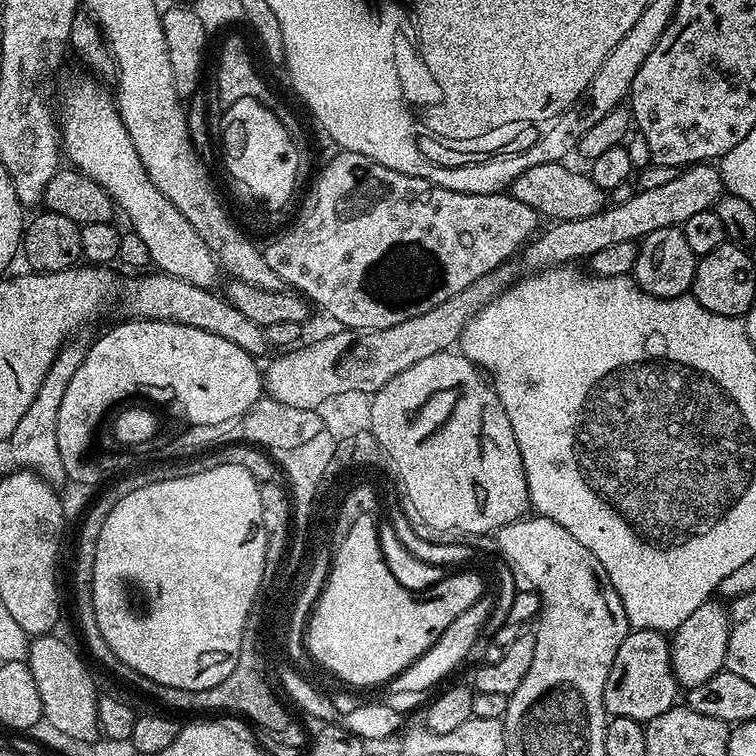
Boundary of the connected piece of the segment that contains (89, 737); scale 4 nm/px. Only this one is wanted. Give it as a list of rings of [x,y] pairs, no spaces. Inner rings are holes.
[[[52,635],[35,637],[28,645],[26,663],[30,674],[34,674],[34,686],[38,686],[38,698],[42,698],[43,719],[50,722],[50,726],[62,730],[67,737],[82,739],[84,742],[94,742],[101,739],[100,723],[98,722],[98,691],[88,668],[84,665],[85,657],[75,652],[73,645],[66,641],[59,641]]]

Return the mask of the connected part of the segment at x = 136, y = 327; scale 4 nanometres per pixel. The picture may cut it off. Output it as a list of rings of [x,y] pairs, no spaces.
[[[135,318],[119,322],[89,343],[86,358],[74,370],[74,378],[70,378],[58,410],[58,451],[69,481],[91,482],[94,469],[84,464],[88,432],[95,432],[92,424],[96,424],[100,412],[112,400],[120,400],[120,396],[141,392],[151,400],[167,402],[173,410],[188,416],[190,425],[230,422],[230,418],[238,418],[250,410],[262,396],[261,365],[256,365],[257,357],[242,350],[242,346],[178,322]]]

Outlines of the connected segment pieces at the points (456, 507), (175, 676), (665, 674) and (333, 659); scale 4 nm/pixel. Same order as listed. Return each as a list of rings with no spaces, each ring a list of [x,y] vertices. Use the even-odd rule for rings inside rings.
[[[456,350],[430,354],[430,358],[422,358],[422,362],[414,362],[410,370],[402,370],[402,374],[394,374],[390,382],[386,382],[372,397],[370,428],[373,438],[380,443],[385,454],[392,460],[396,468],[399,487],[404,487],[404,496],[416,516],[425,524],[425,529],[468,534],[495,534],[510,522],[521,519],[529,511],[528,487],[526,486],[526,470],[522,466],[522,454],[518,450],[518,442],[514,438],[514,430],[510,426],[510,418],[506,418],[506,410],[492,388],[491,383],[482,375],[472,361]]]
[[[214,466],[201,472],[189,471],[189,476],[169,475],[163,480],[155,480],[153,484],[134,490],[134,494],[126,494],[110,514],[106,514],[106,522],[102,522],[102,534],[98,534],[98,542],[94,550],[94,570],[92,571],[92,609],[98,622],[98,630],[102,630],[102,638],[106,638],[106,646],[114,650],[114,654],[123,664],[130,666],[138,674],[150,678],[150,682],[158,682],[162,686],[174,686],[178,690],[206,690],[210,686],[218,686],[234,670],[238,662],[239,646],[242,645],[244,627],[252,604],[260,593],[263,572],[266,565],[266,546],[268,531],[262,522],[262,498],[260,485],[242,466]]]
[[[649,628],[629,631],[622,646],[618,646],[618,654],[614,654],[614,662],[608,671],[604,691],[605,713],[609,717],[621,716],[647,722],[677,703],[676,692],[678,685],[672,669],[669,637]]]
[[[375,515],[358,517],[353,526],[350,527],[349,533],[342,538],[342,544],[338,546],[332,560],[331,571],[326,577],[322,602],[319,603],[318,610],[315,611],[309,622],[313,626],[311,628],[312,648],[314,649],[312,660],[319,666],[321,664],[326,671],[333,672],[338,679],[345,680],[348,684],[357,684],[360,688],[368,688],[371,684],[384,684],[387,680],[395,681],[400,673],[406,671],[421,654],[430,650],[430,646],[434,646],[434,642],[443,634],[446,626],[450,626],[450,622],[454,622],[454,618],[458,618],[458,614],[466,614],[466,610],[470,610],[470,606],[474,606],[474,602],[485,599],[486,596],[483,578],[476,572],[458,572],[462,570],[453,571],[452,573],[456,572],[453,576],[445,575],[432,588],[428,588],[424,592],[411,592],[404,589],[394,580],[394,576],[387,569],[387,562],[384,561],[382,546],[379,542],[379,527],[376,519]]]

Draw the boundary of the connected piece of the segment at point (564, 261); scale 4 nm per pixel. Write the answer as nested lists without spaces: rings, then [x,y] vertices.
[[[715,163],[687,165],[683,170],[677,171],[676,177],[670,182],[657,186],[654,190],[636,190],[633,197],[621,205],[609,203],[600,212],[591,214],[588,218],[549,223],[549,228],[544,233],[541,231],[524,245],[524,264],[528,267],[527,271],[533,273],[542,272],[546,268],[558,268],[571,265],[573,262],[587,261],[589,256],[598,254],[598,250],[603,250],[606,246],[631,240],[639,242],[654,230],[679,228],[684,225],[686,218],[715,209],[716,203],[723,195],[724,183]]]

